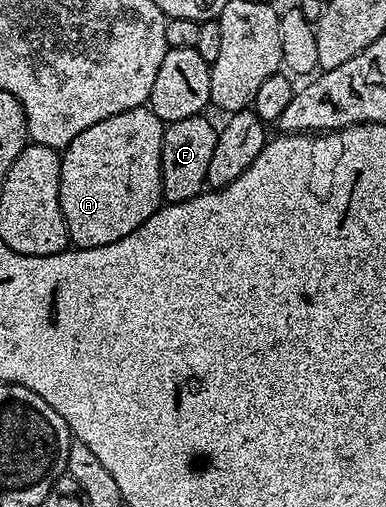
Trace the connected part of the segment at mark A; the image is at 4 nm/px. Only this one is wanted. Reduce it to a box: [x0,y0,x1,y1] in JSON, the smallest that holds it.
[60,106,165,248]

